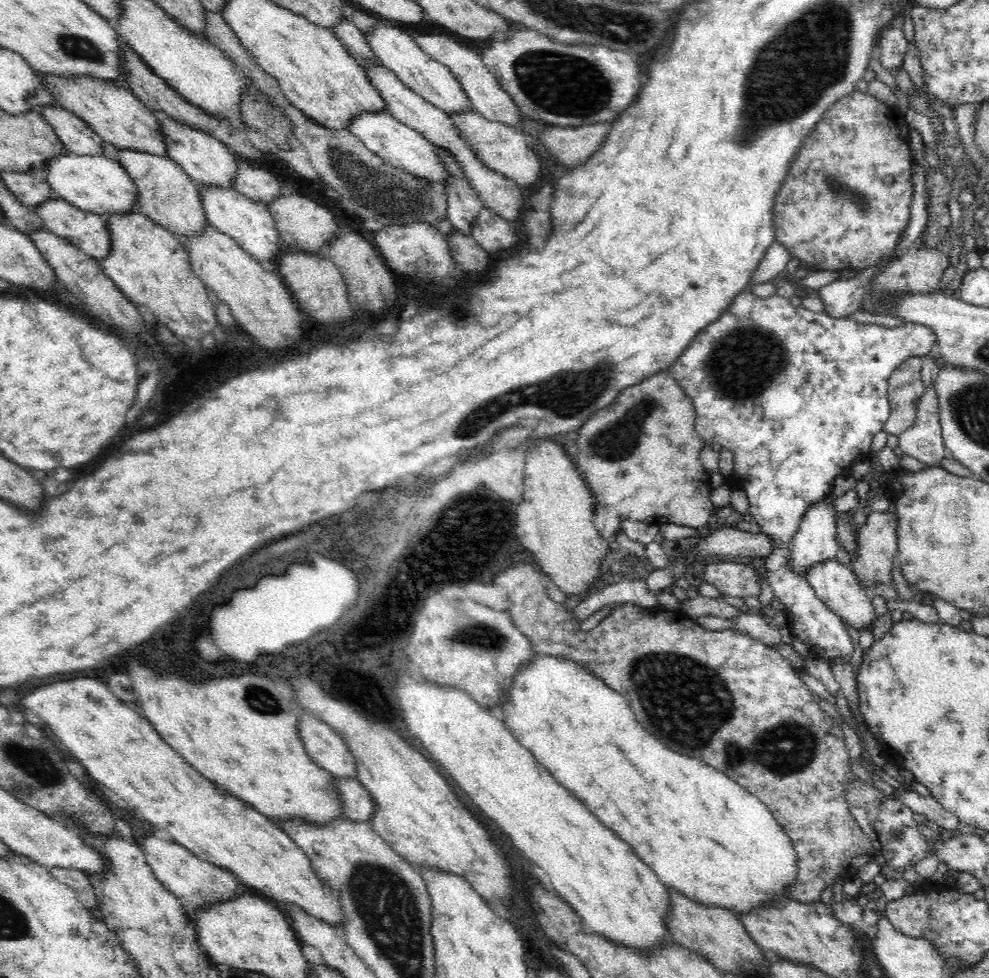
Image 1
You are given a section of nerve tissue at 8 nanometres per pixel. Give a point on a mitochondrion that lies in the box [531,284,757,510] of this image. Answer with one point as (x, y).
(622, 438)

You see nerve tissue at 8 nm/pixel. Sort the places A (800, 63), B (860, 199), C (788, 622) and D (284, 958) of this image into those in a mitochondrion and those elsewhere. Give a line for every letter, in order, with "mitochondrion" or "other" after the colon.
A: mitochondrion
B: mitochondrion
C: other
D: other

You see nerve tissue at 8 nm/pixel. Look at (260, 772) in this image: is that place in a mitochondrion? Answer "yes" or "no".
no

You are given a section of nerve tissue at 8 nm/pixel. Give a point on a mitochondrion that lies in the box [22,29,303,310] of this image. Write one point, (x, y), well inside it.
(74, 45)

